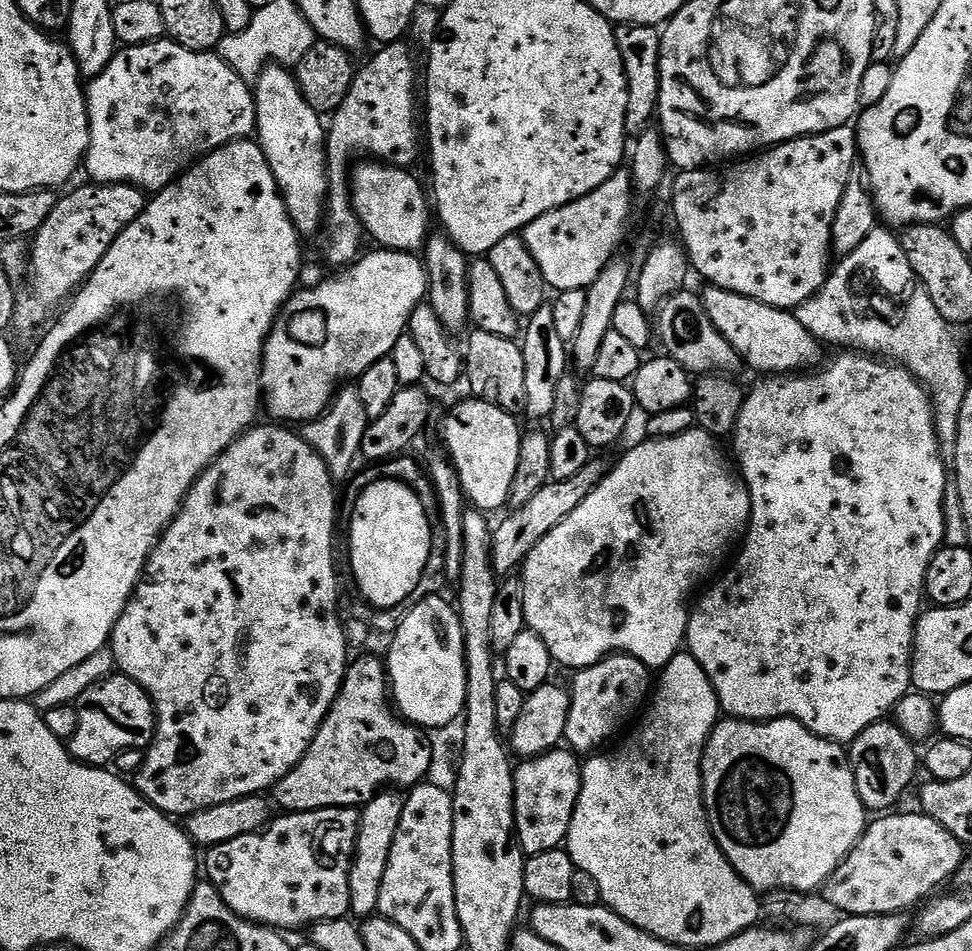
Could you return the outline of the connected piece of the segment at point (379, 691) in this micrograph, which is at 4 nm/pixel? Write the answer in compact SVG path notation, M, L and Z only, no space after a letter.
M361 654L348 665L342 686L334 698L328 717L322 722L302 762L276 784L274 804L285 813L313 812L319 808L356 808L363 806L385 790L411 789L421 783L432 768L432 748L423 731L409 724L394 711L390 703L390 685L385 661L379 656Z

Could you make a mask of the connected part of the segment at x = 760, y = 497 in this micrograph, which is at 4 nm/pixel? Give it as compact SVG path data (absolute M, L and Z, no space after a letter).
M855 350L837 351L837 356L827 364L821 363L815 370L807 374L784 374L779 378L764 378L760 385L753 392L749 391L744 397L744 404L740 407L740 413L736 419L736 431L731 437L730 443L736 447L736 460L740 463L739 475L742 477L747 489L748 496L752 500L752 514L748 517L746 535L743 537L744 549L736 560L736 565L705 594L700 600L700 605L691 609L688 617L688 635L686 637L687 651L700 663L702 670L710 678L710 682L716 691L716 697L721 709L729 717L738 720L755 720L763 722L766 720L797 720L802 726L806 726L824 740L832 740L841 746L851 745L852 741L866 730L866 726L874 726L880 720L885 719L900 703L903 696L909 695L912 688L912 643L916 637L916 621L920 619L922 609L926 604L926 570L930 570L930 562L934 554L944 544L944 495L950 487L950 472L946 467L946 461L940 454L940 439L936 436L936 418L932 414L932 401L929 400L923 384L908 373L898 364L891 363L883 358L869 356Z

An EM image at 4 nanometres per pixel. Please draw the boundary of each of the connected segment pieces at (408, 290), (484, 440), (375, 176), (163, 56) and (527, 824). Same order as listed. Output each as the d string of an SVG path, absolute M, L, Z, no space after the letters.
M364 254L339 274L332 275L336 276L322 281L317 288L301 287L293 292L264 343L264 367L260 369L260 382L266 412L276 419L273 421L288 426L303 426L323 416L341 386L355 381L383 356L391 356L394 342L407 333L414 310L425 303L428 294L428 269L420 262L391 268L386 257Z
M467 399L445 418L444 444L462 482L467 503L473 509L493 514L508 504L510 482L514 482L514 469L520 457L522 429L516 425L517 417L513 413L484 400Z
M360 162L350 172L352 205L360 218L360 227L382 247L396 252L419 253L430 235L428 227L434 224L429 193L412 174L383 162Z
M161 38L149 44L134 44L124 46L116 53L116 57L106 66L102 74L91 77L86 84L86 95L88 98L88 155L86 157L86 168L93 181L97 184L133 184L148 194L161 192L168 188L177 176L188 171L198 160L204 159L214 150L232 143L234 140L242 140L251 137L256 130L256 98L253 89L226 62L222 62L219 54L212 52L195 52L186 46L177 44L171 38Z
M564 746L515 765L516 839L525 857L554 850L567 841L582 786L581 767L581 757Z

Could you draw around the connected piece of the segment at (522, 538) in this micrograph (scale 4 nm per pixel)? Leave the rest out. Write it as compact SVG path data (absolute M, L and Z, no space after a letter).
M593 458L586 466L582 466L582 470L578 470L578 474L565 480L552 480L542 486L542 490L538 490L538 494L534 494L534 498L526 502L526 506L509 511L509 516L500 525L497 523L492 533L492 568L497 577L511 577L515 573L512 571L515 568L517 571L523 565L530 550L534 550L534 546L538 546L538 542L542 542L542 538L546 538L546 534L554 530L554 526L570 518L570 514L574 514L574 510L578 510L578 506L586 502L588 495L601 484L609 471L609 461Z

